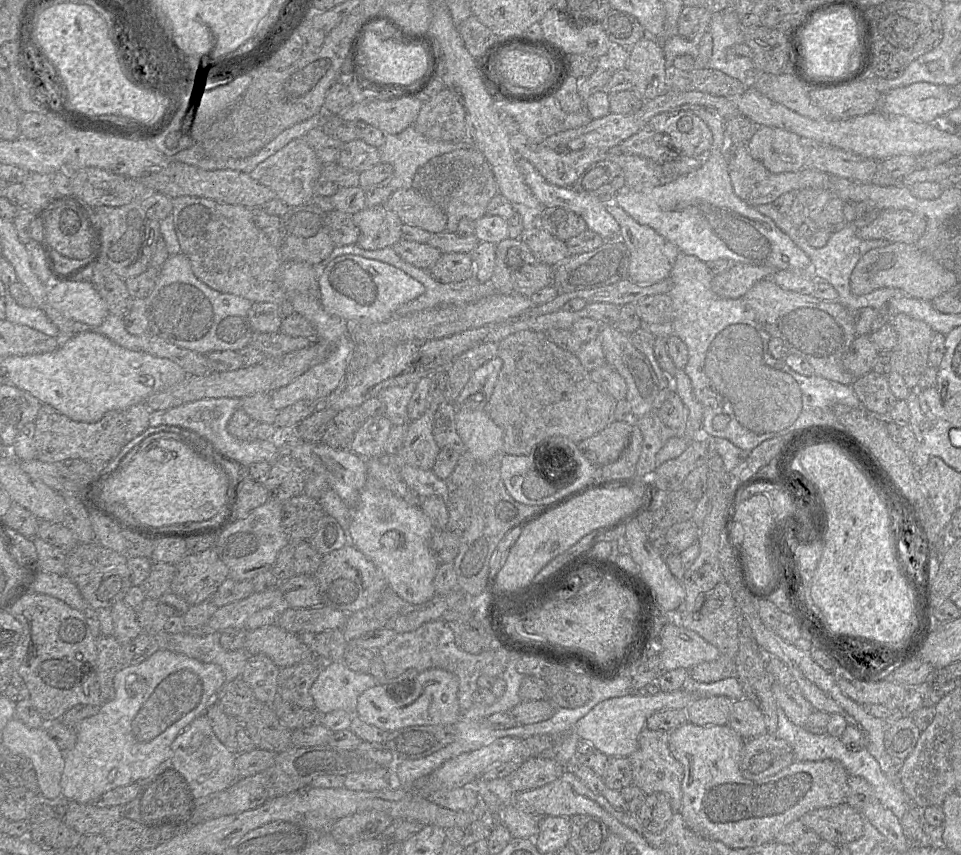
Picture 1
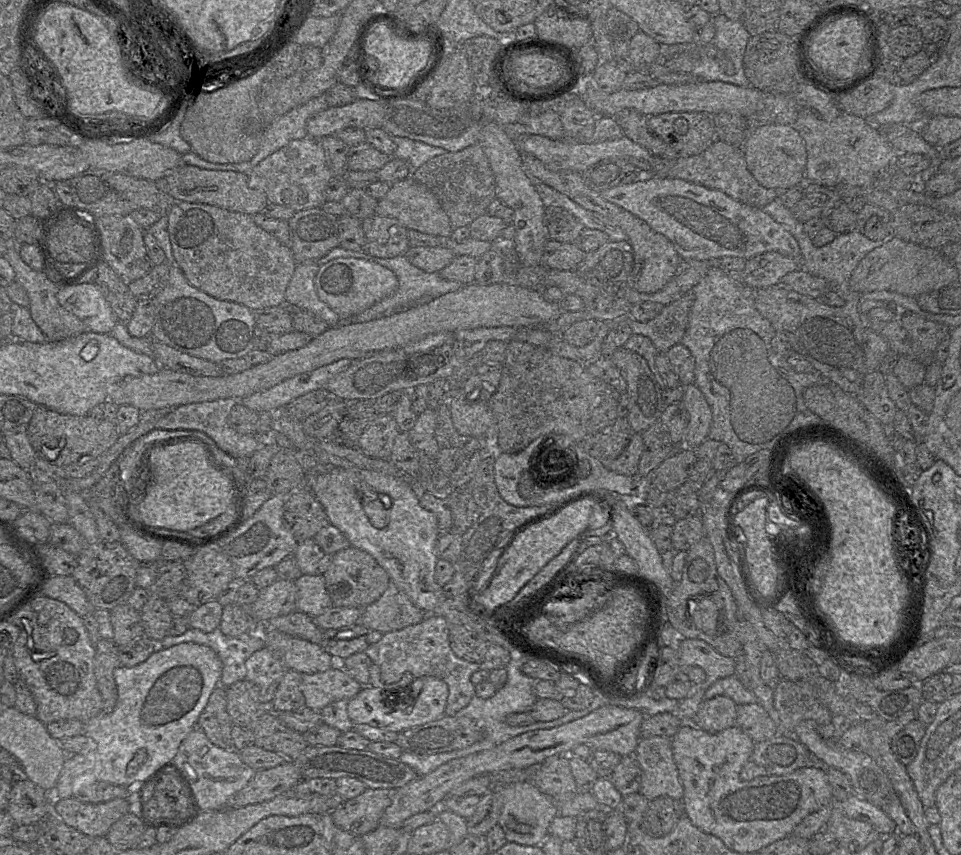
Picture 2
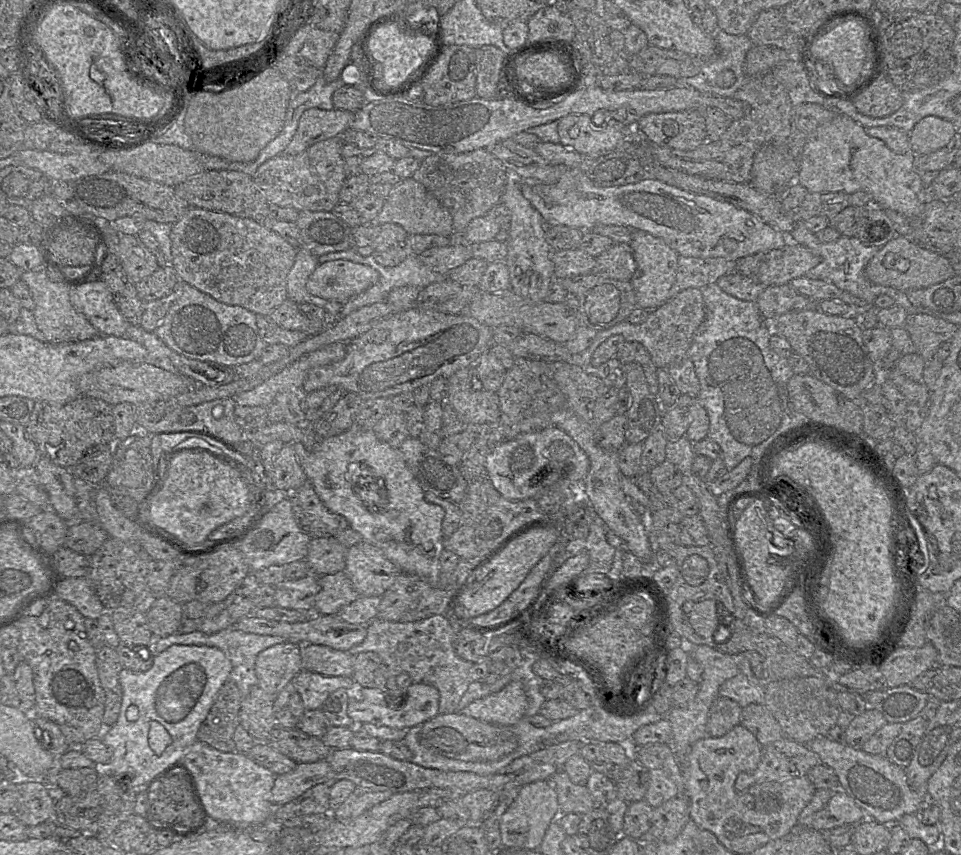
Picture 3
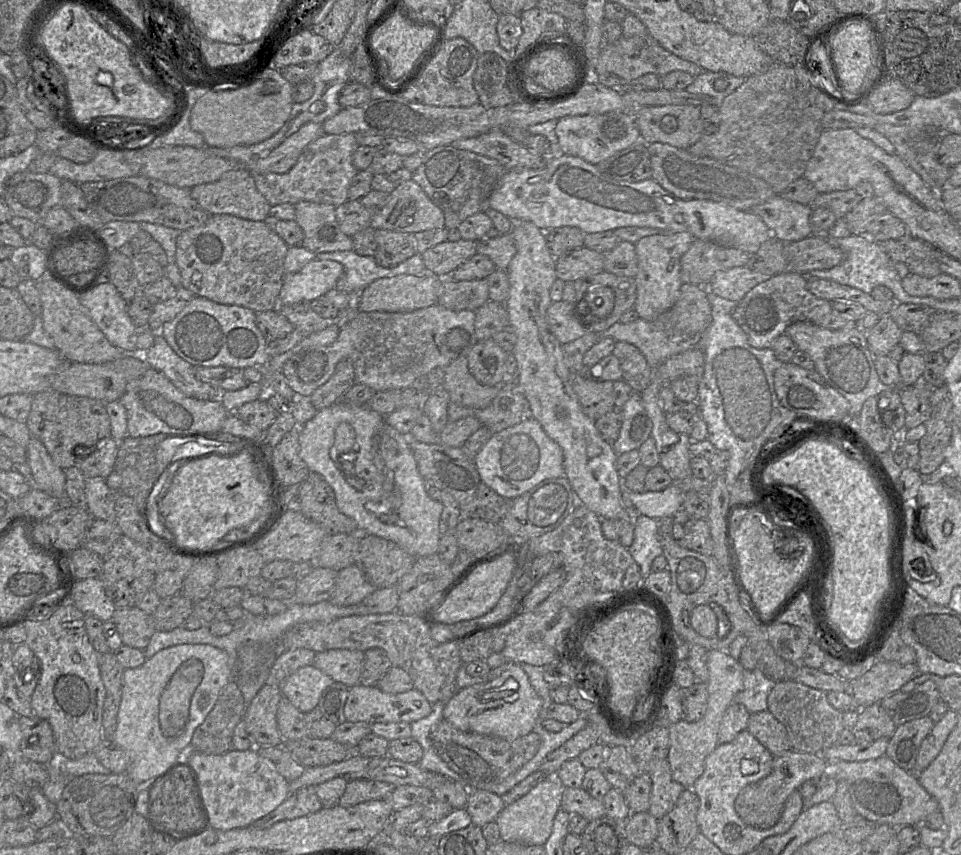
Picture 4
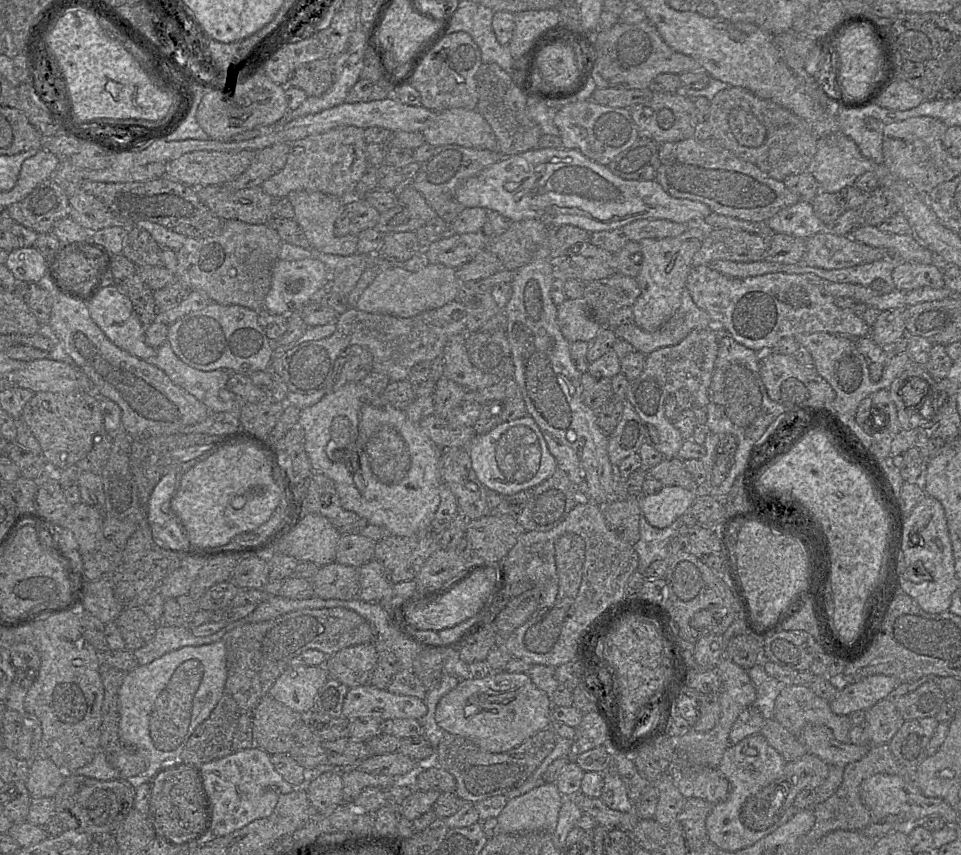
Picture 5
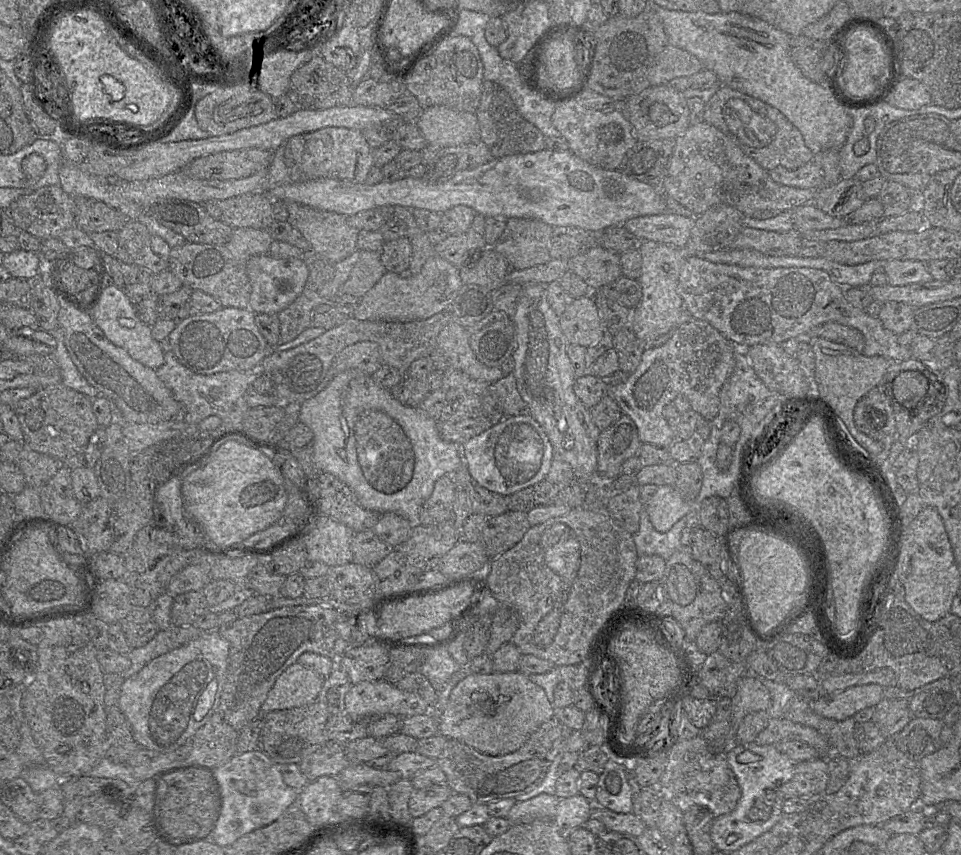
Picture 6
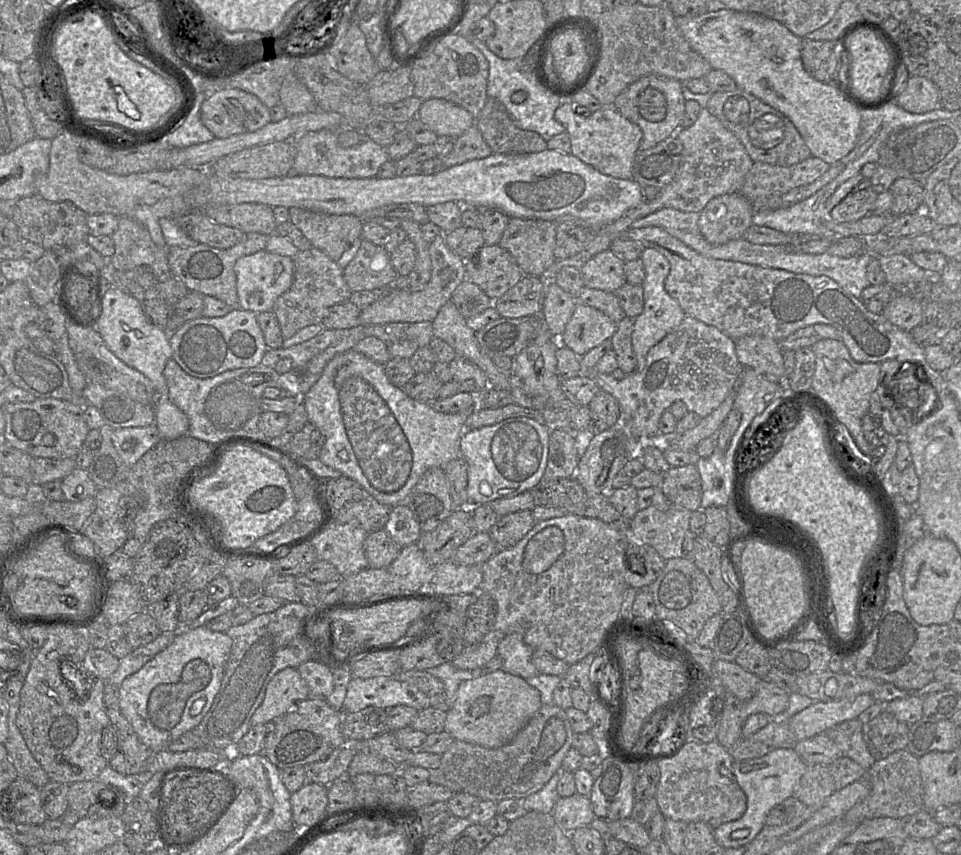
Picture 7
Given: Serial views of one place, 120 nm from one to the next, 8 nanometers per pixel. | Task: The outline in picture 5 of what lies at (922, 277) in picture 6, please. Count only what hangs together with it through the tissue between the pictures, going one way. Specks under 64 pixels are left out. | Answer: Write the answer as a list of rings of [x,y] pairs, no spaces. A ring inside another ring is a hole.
[[[896,262],[892,272],[893,285],[897,290],[912,290],[920,287],[945,287],[941,264]]]

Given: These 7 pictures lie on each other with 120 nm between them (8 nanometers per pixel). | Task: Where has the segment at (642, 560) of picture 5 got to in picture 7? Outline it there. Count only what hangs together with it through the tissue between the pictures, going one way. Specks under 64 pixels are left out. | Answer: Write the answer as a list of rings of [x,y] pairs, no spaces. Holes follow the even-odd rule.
[[[654,506],[639,510],[630,523],[630,537],[639,543],[652,546],[659,555],[666,561],[671,558],[679,558],[683,556],[682,544],[686,533],[690,530],[691,511],[678,507],[670,507],[667,511],[660,511]]]

